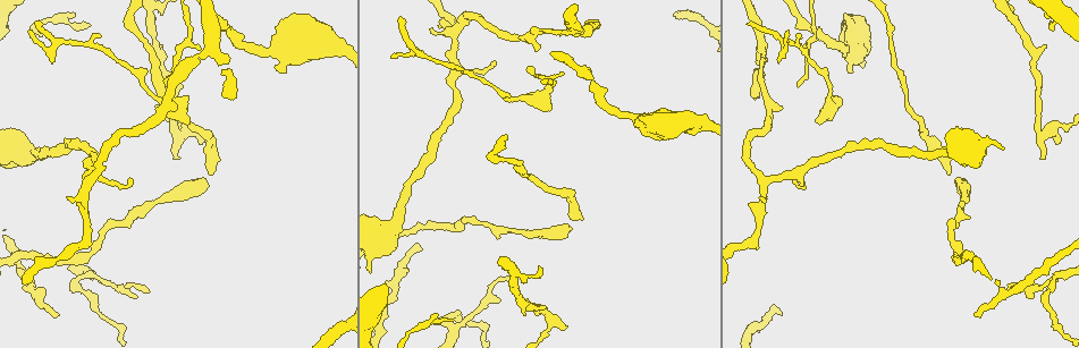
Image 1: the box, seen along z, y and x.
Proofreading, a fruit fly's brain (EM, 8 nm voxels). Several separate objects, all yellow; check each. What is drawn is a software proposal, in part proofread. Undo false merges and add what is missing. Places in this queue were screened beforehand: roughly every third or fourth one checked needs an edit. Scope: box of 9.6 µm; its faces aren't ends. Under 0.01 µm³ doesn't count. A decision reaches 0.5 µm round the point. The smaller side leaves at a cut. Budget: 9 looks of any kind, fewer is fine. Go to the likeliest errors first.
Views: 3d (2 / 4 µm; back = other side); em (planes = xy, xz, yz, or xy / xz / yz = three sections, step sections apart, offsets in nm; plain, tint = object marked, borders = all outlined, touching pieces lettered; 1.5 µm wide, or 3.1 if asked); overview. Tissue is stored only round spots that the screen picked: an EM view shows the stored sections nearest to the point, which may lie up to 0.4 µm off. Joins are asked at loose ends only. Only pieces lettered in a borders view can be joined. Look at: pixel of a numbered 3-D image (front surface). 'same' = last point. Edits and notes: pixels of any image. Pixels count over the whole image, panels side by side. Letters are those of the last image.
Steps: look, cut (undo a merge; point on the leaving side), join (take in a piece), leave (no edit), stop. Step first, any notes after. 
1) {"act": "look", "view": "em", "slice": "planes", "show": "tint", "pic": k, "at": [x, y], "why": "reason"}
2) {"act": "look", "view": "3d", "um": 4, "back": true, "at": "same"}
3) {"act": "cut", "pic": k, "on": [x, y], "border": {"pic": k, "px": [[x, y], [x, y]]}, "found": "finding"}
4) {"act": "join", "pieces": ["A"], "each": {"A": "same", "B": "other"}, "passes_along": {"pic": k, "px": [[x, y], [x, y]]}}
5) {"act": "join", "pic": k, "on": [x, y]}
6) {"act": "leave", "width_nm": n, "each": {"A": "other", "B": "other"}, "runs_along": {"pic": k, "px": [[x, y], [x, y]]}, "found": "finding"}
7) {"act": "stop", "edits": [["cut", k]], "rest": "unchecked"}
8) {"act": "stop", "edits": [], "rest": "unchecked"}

{"act": "look", "view": "3d", "um": 4, "pic": 1, "at": [285, 71]}

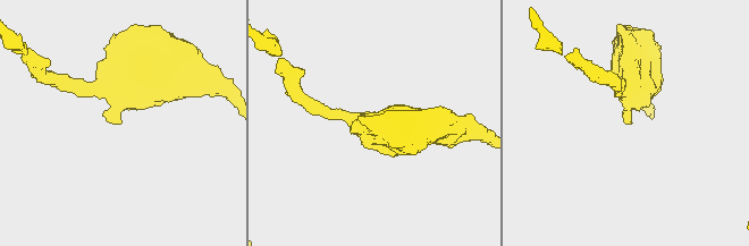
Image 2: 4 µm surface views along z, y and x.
{"act": "look", "view": "em", "slice": "planes", "show": "plain", "pic": 2, "at": [121, 121], "why": "now the EM"}

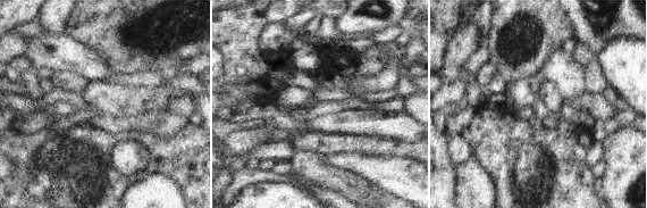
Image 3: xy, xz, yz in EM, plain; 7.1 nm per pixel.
{"act": "look", "view": "em", "slice": "planes", "show": "borders", "at": "same", "why": "what lies round it"}

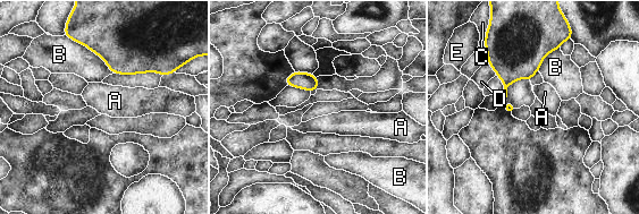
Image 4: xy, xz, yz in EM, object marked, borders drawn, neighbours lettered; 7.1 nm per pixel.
{"act": "leave", "each": {"A": "other", "B": "other", "C": "other", "D": "other", "E": "other"}, "border": {"pic": 4, "px": [[488, 62], [497, 75]]}, "found": "no lettered piece goes on from it"}

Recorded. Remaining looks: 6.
{"act": "look", "view": "3d", "um": 4, "pic": 1, "at": [755, 97], "why": "free end"}

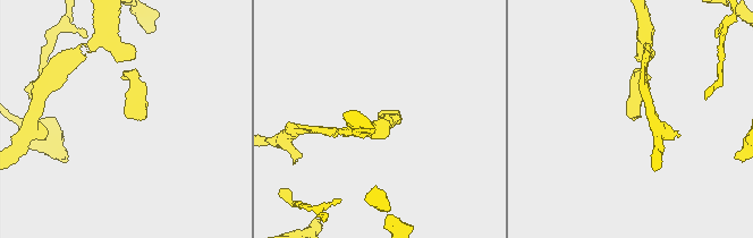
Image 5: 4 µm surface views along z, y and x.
{"act": "look", "view": "em", "slice": "yz", "step": 4, "show": "borders", "pic": 5, "at": [142, 118]}

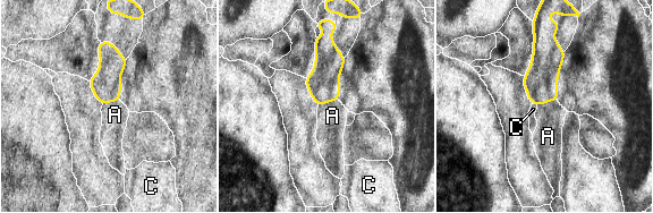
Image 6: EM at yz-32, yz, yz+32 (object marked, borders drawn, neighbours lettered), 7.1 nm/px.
{"act": "look", "view": "em", "slice": "planes", "show": "borders", "at": "same", "why": "cut it another way"}

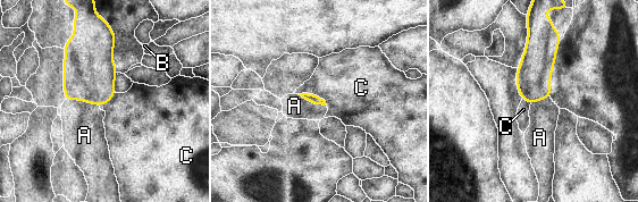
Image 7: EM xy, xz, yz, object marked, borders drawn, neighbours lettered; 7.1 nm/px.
{"act": "join", "pieces": ["A"], "longest_contact_nm": ["A", 240], "each": {"A": "same", "B": "other", "C": "other"}, "found": "it goes on there"}

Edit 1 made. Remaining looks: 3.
{"act": "look", "view": "overview", "why": "see it whole again"}

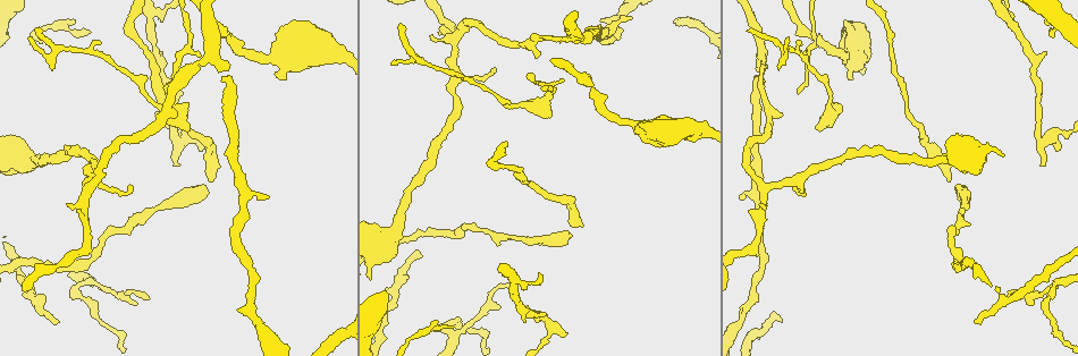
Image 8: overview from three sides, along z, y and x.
{"act": "look", "view": "3d", "um": 4, "pic": 8, "at": [38, 29], "why": "thin end"}

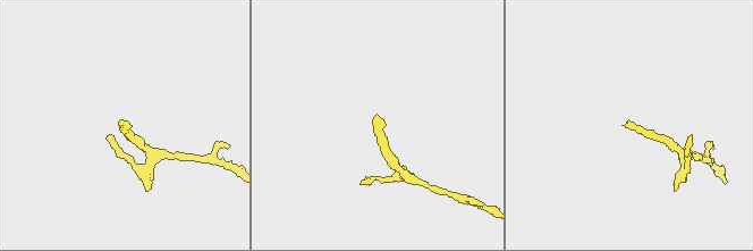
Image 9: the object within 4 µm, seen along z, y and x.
{"act": "look", "view": "em", "slice": "planes", "show": "borders", "pic": 9, "at": [375, 117]}

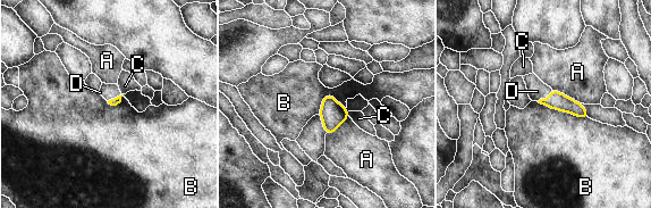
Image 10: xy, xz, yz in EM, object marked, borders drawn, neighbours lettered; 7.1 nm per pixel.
{"act": "join", "pieces": ["D"], "each": {"A": "other", "B": "other", "C": "other", "D": "same"}, "passes_along": {"pic": 10, "px": [[557, 100], [548, 98], [537, 90]]}, "found": "the neuron continues"}

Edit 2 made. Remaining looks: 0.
{"act": "stop", "edits": [["join", 7], ["join", 10]], "rest": "unchecked"}

